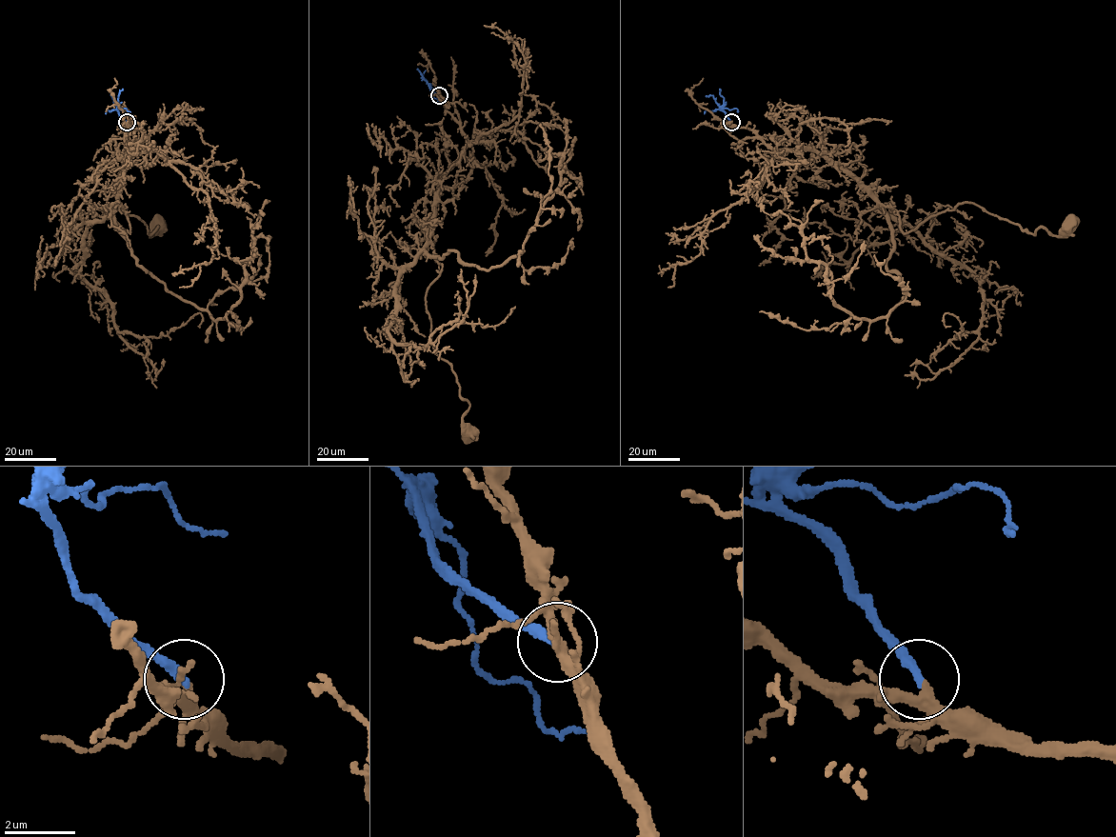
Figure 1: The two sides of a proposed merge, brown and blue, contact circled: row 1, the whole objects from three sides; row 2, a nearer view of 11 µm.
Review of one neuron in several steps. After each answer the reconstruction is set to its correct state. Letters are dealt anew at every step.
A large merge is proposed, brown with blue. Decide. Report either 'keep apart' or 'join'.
join

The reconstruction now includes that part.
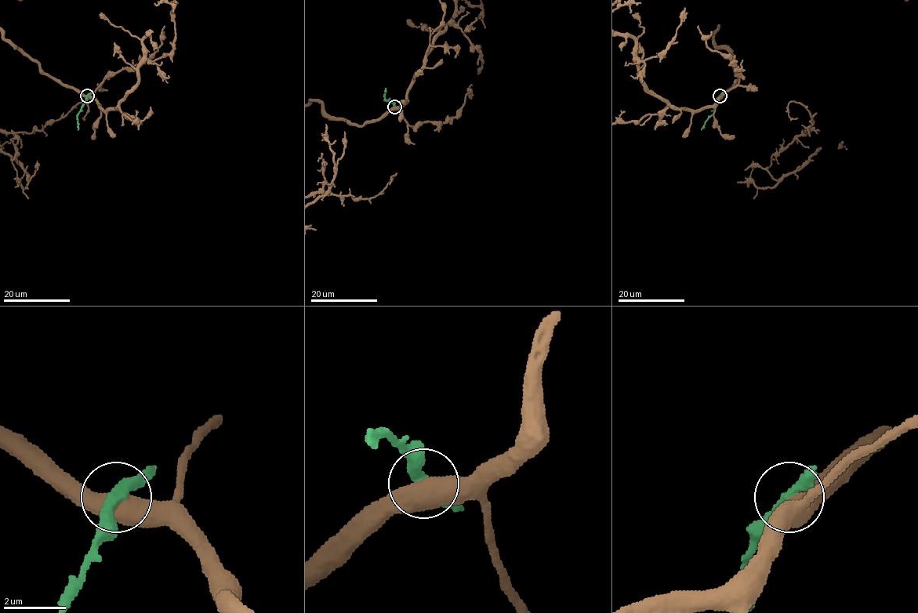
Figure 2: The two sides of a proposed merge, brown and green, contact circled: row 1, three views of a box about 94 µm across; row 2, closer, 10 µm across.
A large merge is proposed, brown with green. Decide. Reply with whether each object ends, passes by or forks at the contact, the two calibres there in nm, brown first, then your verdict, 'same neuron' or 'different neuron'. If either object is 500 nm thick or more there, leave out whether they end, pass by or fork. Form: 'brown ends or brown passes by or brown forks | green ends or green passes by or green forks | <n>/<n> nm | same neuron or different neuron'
550/360 nm | different neuron

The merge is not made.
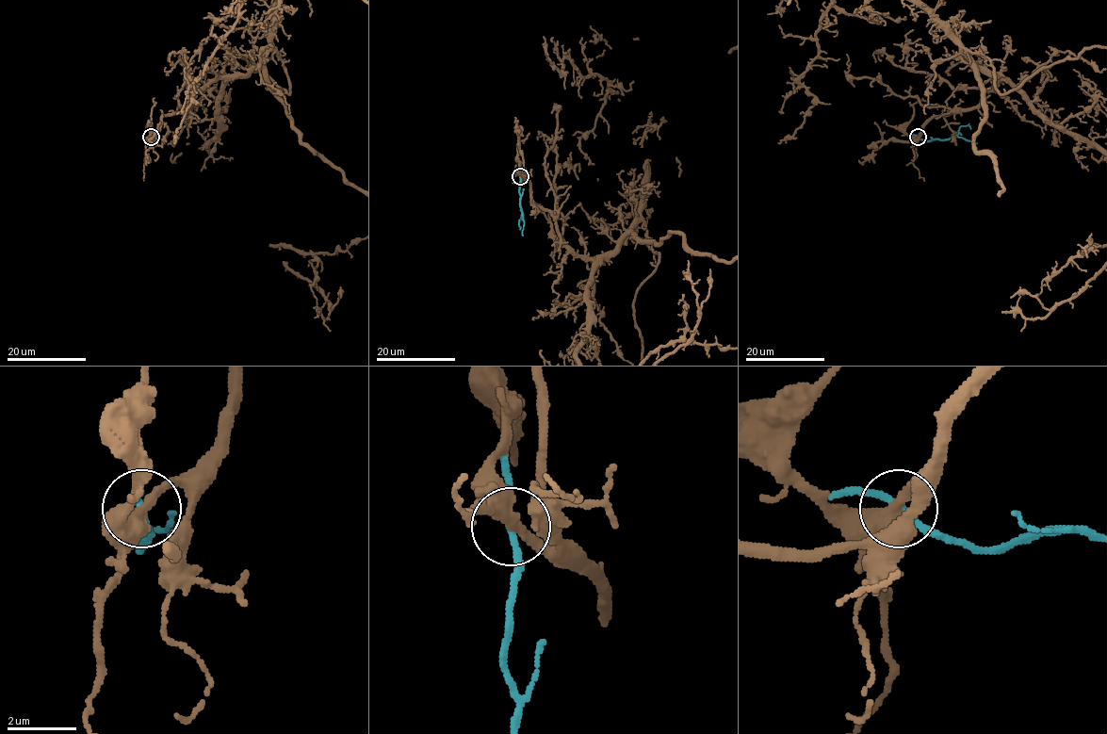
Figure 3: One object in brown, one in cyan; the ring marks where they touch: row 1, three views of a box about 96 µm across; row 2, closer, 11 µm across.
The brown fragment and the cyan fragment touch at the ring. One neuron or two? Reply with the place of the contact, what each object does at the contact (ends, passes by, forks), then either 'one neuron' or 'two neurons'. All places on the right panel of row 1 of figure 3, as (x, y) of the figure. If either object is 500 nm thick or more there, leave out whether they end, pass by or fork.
(918, 137) | brown passes by | cyan passes by | one neuron

